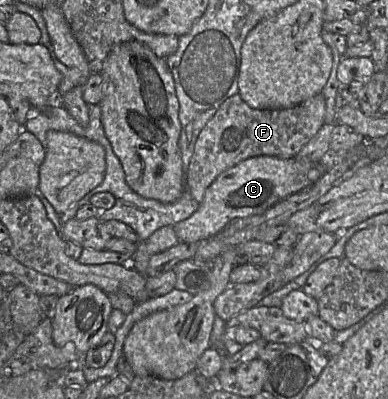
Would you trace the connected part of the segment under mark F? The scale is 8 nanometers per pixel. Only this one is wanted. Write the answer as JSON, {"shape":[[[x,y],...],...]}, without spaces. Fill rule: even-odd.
{"shape":[[[239,93],[227,98],[214,116],[201,130],[186,172],[186,186],[195,200],[201,202],[211,183],[225,170],[255,156],[272,156],[280,159],[295,158],[301,149],[319,132],[325,123],[326,103],[323,94],[317,94],[288,109],[259,110],[250,107]]]}

